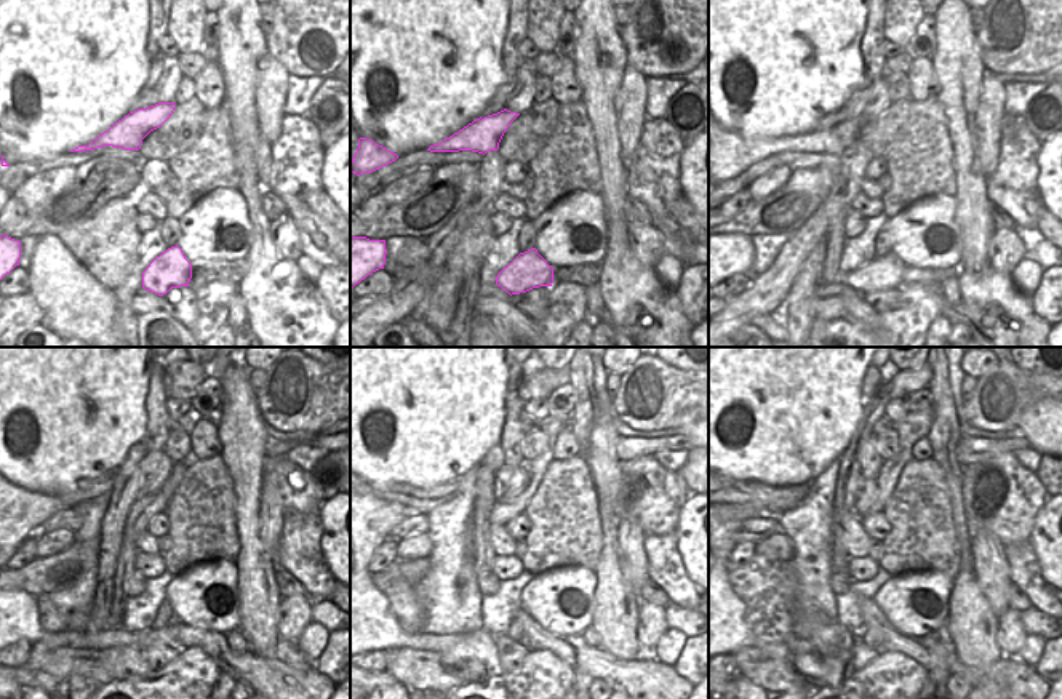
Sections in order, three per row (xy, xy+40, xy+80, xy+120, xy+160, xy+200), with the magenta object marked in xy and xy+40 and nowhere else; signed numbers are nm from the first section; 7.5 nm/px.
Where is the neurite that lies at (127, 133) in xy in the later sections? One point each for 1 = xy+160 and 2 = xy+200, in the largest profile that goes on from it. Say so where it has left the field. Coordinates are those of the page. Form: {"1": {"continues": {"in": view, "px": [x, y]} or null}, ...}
{"1": {"continues": {"in": "xy+160", "px": [383, 632]}}, "2": {"continues": {"in": "xy+200", "px": [741, 635]}}}

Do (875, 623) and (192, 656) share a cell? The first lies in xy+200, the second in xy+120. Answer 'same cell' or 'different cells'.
different cells

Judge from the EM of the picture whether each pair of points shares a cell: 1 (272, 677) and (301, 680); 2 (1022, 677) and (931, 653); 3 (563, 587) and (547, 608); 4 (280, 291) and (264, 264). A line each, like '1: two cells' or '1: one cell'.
1: one cell
2: one cell
3: one cell
4: one cell

